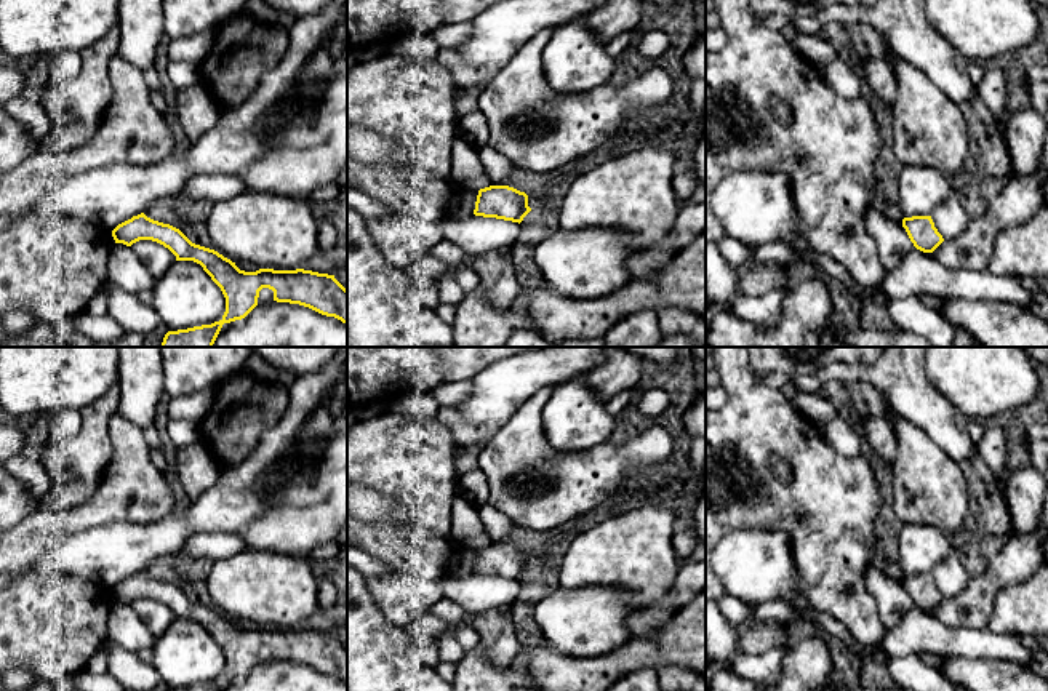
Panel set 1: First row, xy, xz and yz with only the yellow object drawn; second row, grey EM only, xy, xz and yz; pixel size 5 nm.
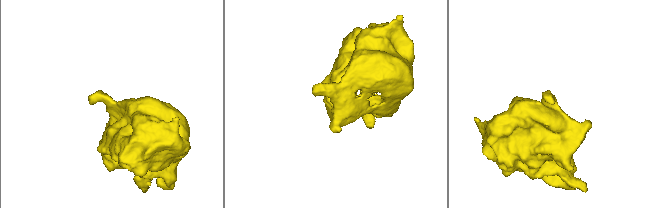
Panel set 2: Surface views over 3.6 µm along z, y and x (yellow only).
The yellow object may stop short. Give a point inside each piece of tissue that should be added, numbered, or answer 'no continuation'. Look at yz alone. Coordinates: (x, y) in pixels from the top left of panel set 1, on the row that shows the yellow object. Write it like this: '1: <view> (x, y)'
no continuation

